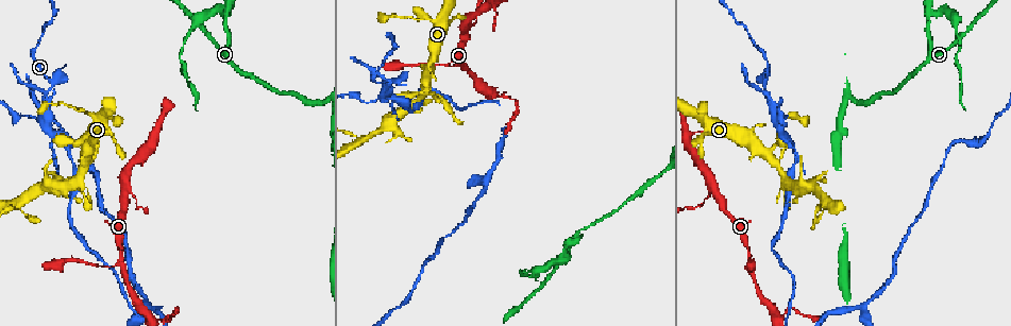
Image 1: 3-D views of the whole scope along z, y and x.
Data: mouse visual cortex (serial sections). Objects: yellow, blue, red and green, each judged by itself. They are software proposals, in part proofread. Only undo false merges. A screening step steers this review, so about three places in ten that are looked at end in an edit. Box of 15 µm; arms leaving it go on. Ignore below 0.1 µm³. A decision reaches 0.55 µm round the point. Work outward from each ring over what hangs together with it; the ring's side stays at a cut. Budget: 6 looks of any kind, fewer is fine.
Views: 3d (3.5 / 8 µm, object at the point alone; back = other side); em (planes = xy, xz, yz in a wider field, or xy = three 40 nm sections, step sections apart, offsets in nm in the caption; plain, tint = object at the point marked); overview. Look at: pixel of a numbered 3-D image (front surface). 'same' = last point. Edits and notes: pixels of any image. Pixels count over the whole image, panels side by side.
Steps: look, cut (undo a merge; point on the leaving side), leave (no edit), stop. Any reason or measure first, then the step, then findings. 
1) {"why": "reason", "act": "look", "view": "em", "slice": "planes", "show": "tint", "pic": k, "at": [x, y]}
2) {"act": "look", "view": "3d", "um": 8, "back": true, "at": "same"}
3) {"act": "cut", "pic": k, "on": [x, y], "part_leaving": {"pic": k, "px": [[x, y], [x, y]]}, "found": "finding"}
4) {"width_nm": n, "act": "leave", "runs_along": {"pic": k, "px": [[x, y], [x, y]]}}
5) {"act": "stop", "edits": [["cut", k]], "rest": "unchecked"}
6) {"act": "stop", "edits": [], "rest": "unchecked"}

{"why": "a fork", "act": "look", "view": "3d", "um": 3.5, "back": true, "pic": 1, "at": [124, 190]}

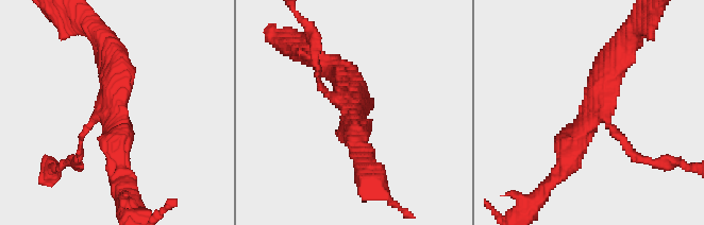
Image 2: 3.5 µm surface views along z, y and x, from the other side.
{"arms": 3, "arm_widths_nm": [100, 250, 400], "act": "look", "view": "em", "slice": "xy", "step": 5, "show": "tint", "pic": 2, "at": [355, 110]}

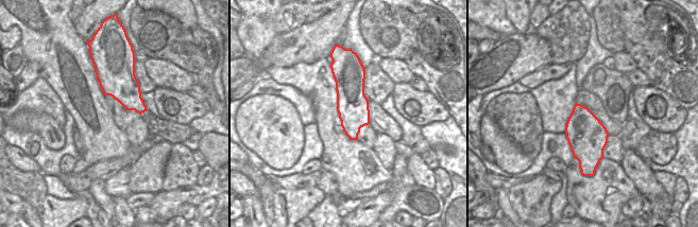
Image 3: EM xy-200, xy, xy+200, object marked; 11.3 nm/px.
{"act": "leave", "runs_along": {"pic": 2, "px": [[555, 179], [617, 52]]}, "found": "continuous, no second cell"}

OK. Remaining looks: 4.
{"why": "three-way junction", "act": "look", "view": "3d", "um": 3.5, "pic": 1, "at": [463, 65]}

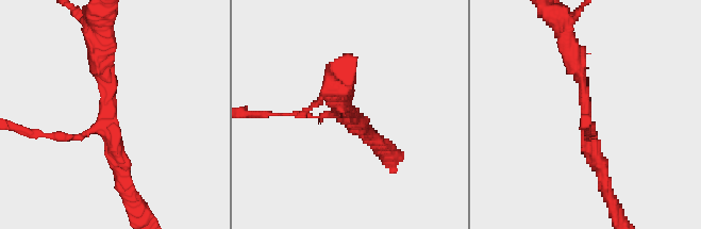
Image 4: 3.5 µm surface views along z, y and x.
{"arms": 3, "arm_widths_nm": [100, 250, 250], "why": "now the EM", "act": "look", "view": "em", "slice": "planes", "show": "tint", "pic": 4, "at": [344, 115]}

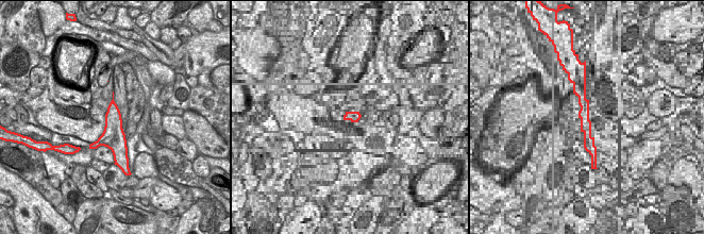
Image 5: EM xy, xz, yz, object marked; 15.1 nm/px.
{"act": "leave", "found": "continuous, no second cell"}

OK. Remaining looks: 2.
{"why": "arms part here", "act": "look", "view": "3d", "um": 3.5, "pic": 1, "at": [774, 121]}

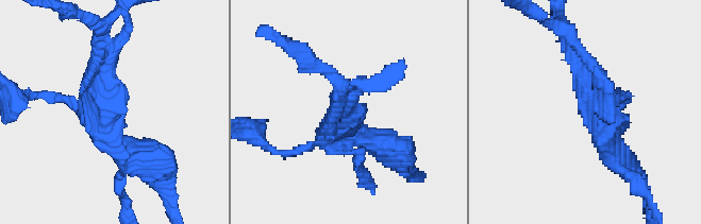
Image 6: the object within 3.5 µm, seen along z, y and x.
{"why": "now the EM", "act": "look", "view": "em", "slice": "xy", "step": 2, "show": "tint", "pic": 6, "at": [342, 119]}

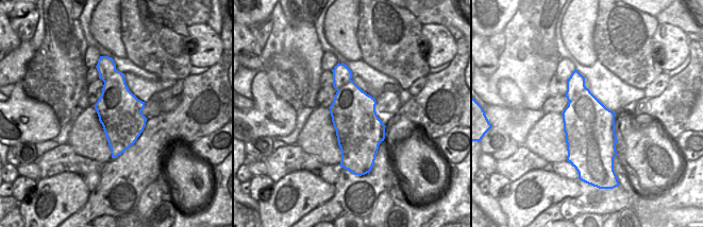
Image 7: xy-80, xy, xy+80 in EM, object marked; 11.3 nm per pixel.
{"arms": 3, "arm_widths_nm": [150, 250, 250], "act": "cut", "pic": 6, "on": [398, 152], "found": "a second cell is stuck on"}

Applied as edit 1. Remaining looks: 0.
{"act": "stop", "edits": [["cut", 6]], "rest": "unchecked"}

